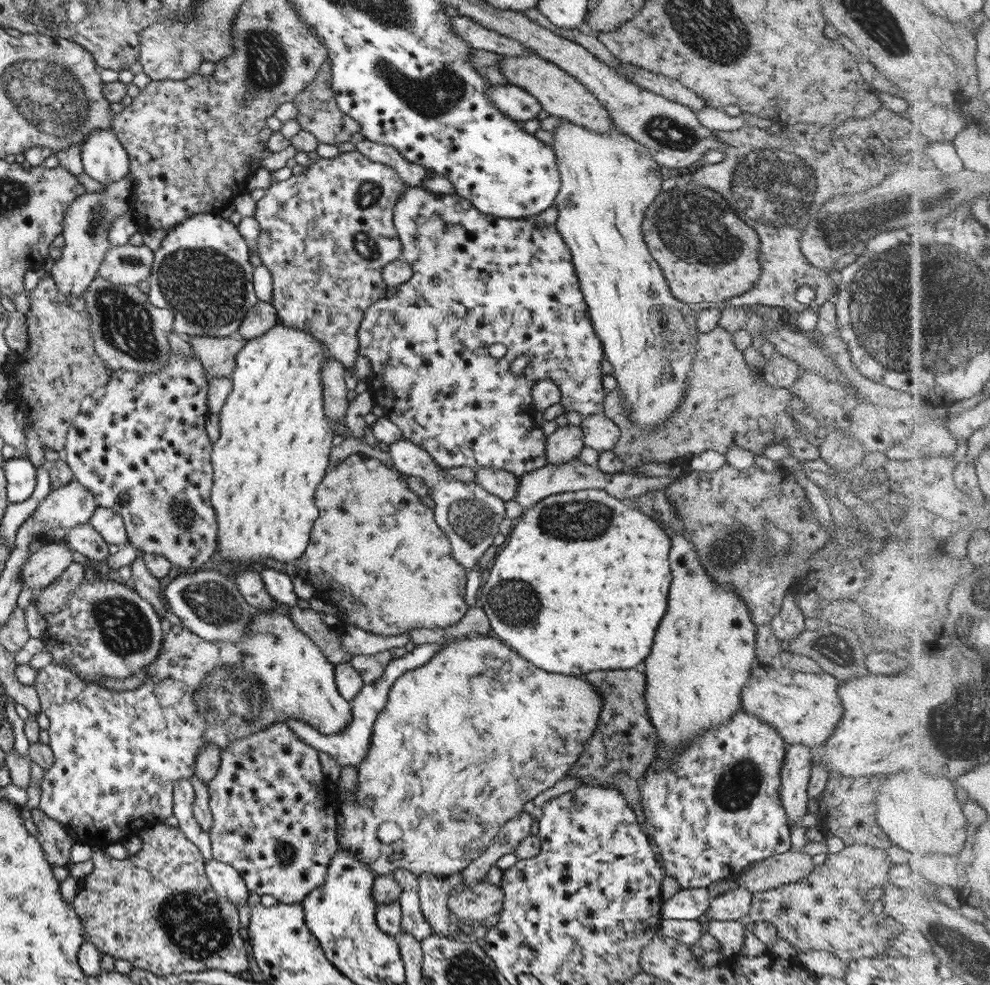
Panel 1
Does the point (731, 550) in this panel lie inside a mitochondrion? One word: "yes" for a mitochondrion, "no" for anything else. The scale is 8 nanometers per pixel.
yes

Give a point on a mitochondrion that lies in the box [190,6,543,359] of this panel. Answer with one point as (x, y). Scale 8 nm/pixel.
(443, 90)

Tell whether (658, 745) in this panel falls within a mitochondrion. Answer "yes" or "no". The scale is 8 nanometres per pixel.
no

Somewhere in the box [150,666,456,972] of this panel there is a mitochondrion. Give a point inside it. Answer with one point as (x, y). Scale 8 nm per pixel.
(195, 926)

